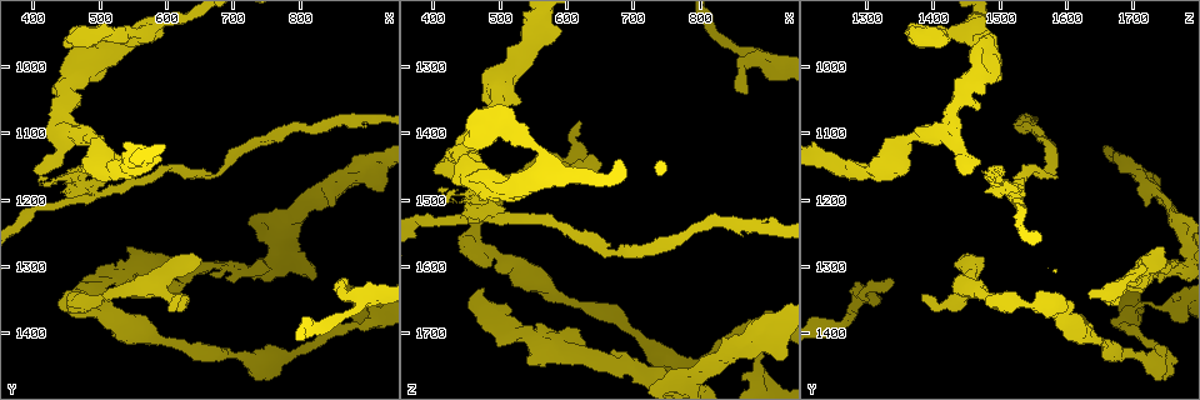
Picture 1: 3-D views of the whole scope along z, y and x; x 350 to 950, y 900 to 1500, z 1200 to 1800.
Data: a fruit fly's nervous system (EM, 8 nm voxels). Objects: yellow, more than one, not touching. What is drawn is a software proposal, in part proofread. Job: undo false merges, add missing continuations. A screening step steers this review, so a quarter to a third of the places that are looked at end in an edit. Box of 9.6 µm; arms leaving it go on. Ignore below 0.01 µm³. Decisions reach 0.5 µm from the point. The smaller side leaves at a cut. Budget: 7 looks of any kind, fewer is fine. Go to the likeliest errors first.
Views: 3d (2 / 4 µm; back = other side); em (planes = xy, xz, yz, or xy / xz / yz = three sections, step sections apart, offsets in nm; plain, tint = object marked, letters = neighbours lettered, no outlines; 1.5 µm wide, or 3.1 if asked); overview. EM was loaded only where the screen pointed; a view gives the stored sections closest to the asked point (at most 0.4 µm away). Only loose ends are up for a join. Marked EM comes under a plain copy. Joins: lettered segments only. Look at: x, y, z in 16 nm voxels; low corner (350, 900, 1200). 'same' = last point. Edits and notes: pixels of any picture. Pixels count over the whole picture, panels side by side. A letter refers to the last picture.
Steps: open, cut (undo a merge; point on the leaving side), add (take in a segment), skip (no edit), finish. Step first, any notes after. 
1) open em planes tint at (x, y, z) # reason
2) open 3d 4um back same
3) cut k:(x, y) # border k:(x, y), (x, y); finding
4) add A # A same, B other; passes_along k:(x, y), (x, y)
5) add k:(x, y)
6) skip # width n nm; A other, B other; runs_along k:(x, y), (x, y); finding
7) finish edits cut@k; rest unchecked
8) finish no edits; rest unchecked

open em planes tint at (565, 1295, 1725) # three-way junction

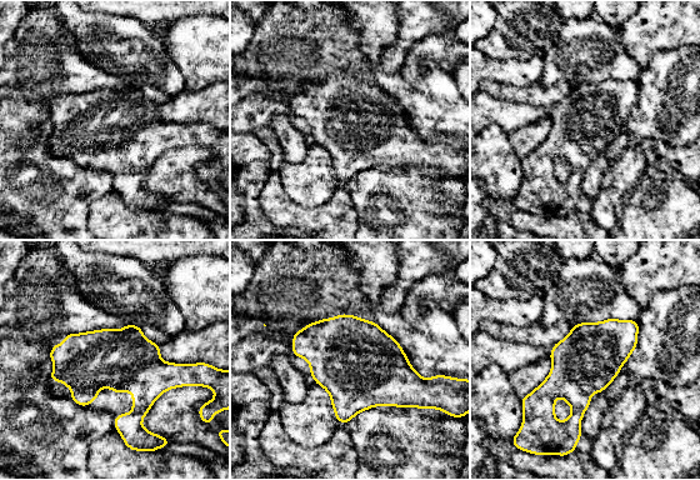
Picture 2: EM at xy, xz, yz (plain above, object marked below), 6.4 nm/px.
open em planes letters same # see the neighbours

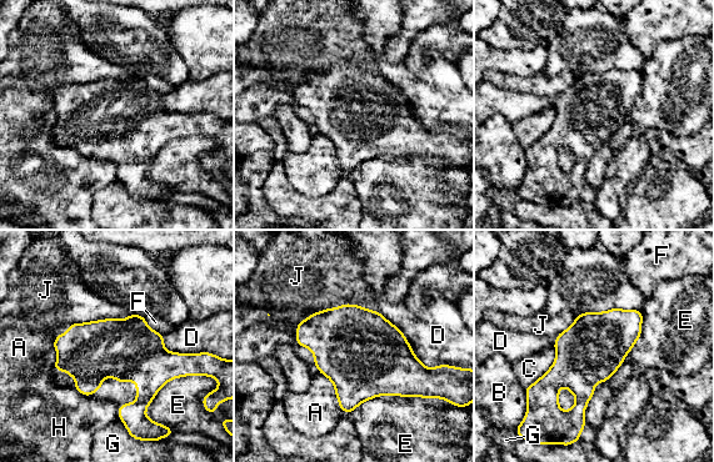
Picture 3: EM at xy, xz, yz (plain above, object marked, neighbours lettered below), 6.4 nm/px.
skip # longest_contact E 550 nm; A other, B other, C other, D other, E other, F other, G other, H other, J other; border 3:(379, 311), (343, 304), (298, 324); one neuron here

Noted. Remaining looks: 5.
open em yz step 8 tint at (485, 1105, 1370) # a narrow waist

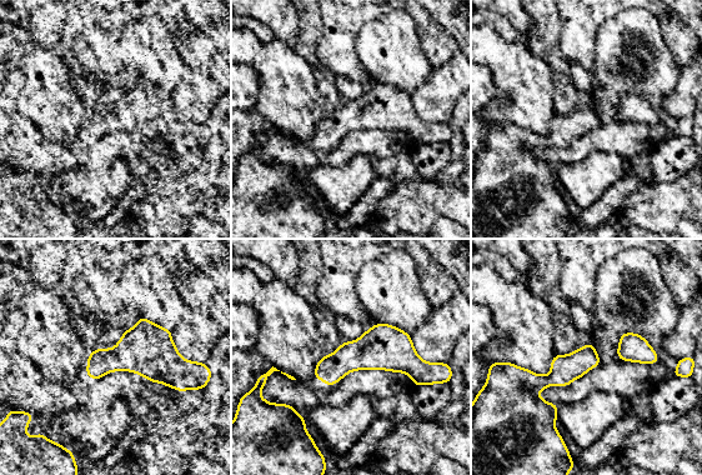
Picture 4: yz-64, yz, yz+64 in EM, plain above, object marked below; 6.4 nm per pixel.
open em planes tint same # cut it another way

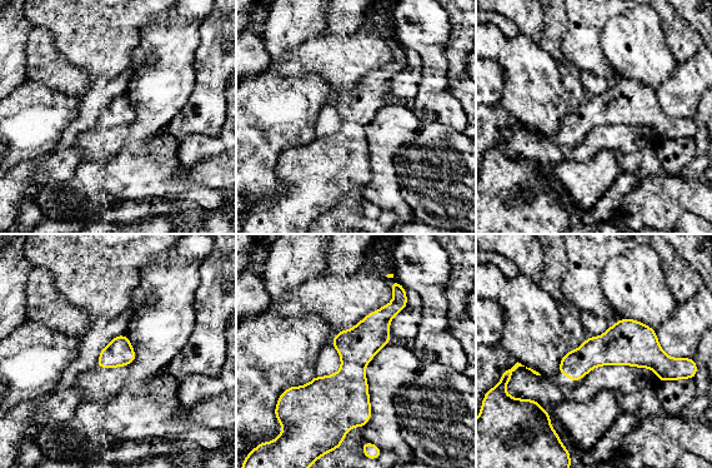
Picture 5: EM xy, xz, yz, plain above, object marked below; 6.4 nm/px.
open em planes letters same

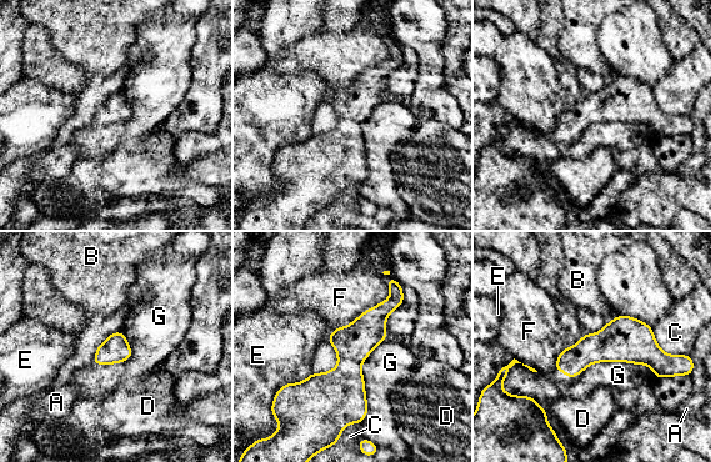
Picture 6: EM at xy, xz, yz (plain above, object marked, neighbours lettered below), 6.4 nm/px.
skip # width 180 nm; longest_contact F 500 nm; A other, B other, C other, D other, E other, F other, G other; one neuron here

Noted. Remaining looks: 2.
finish no edits; rest unchecked

